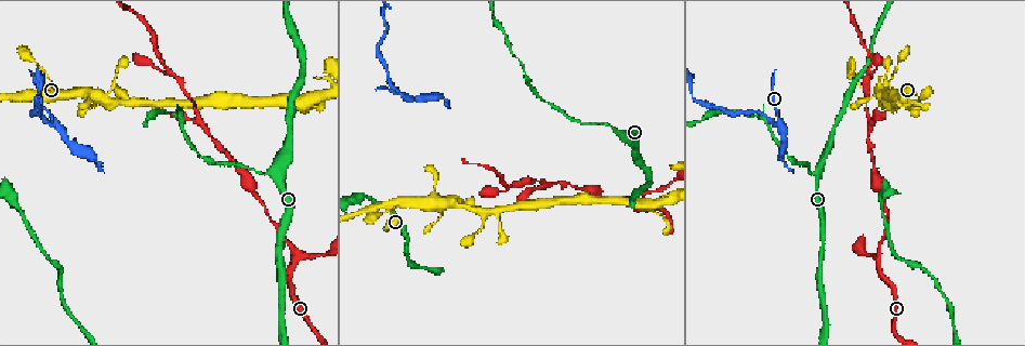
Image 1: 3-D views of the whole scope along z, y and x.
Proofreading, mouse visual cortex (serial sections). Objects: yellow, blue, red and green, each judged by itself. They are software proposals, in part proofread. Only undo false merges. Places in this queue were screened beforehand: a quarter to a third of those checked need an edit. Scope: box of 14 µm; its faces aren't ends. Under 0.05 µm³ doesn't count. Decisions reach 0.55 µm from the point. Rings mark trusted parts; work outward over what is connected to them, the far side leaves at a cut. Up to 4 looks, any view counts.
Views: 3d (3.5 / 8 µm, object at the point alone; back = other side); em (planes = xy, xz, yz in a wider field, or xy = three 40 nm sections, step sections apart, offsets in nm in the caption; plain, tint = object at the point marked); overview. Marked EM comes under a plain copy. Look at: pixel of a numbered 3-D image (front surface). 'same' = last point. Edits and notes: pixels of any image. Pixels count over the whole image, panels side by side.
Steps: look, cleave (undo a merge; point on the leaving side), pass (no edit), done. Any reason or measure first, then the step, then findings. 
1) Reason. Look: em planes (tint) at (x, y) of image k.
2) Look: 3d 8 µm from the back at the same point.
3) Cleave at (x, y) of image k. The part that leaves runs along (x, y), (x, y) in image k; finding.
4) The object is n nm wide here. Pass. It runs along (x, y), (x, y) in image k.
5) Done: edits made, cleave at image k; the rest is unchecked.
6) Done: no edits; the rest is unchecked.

Abrupt turn. Look: 3d 3.5 µm at (399, 91) of image 1.

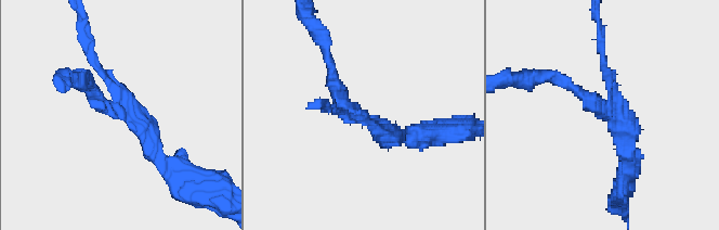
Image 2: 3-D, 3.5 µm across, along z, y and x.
Look: em xy step 5 (tint) at (358, 117) of image 2.

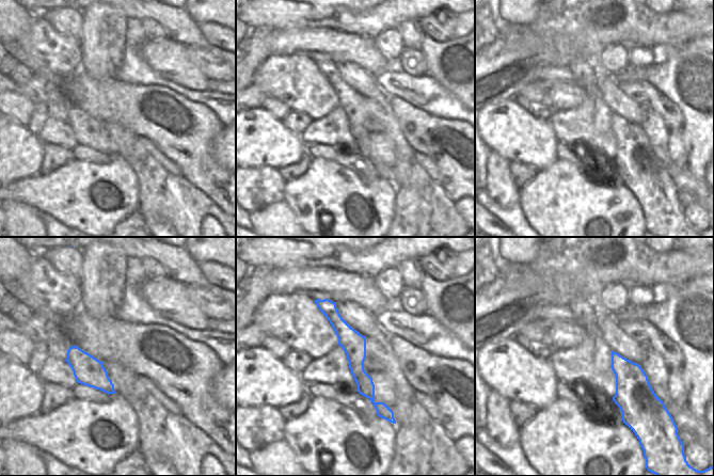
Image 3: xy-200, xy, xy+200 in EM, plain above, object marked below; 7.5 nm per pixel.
Cleave at (336, 84) of image 2. The part that leaves runs along (360, 114), (337, 94), (321, 33) in image 2; two cells meet here.

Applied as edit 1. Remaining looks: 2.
Thin neck. Look: 3d 8 µm from the back at (816, 174) of image 1.

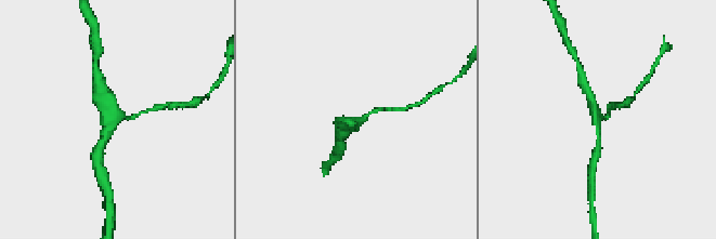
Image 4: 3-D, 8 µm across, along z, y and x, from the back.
3 arms meet here; the arms are 150, 250, 300 nm wide; now the EM. Look: em xy step 5 (tint) at (596, 120) of image 4.

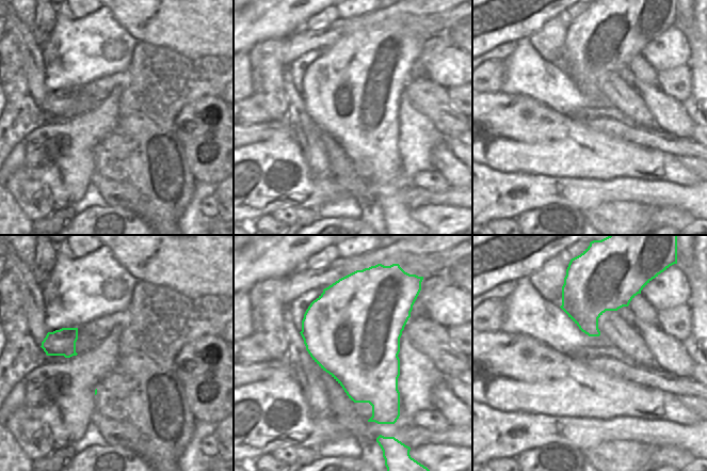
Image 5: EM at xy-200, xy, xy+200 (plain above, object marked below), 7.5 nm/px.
Pass. It runs along (597, 148), (597, 120), (588, 94) in image 4; one cell here.

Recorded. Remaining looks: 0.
Done: edits made, cleave at image 2; the rest is unchecked.

